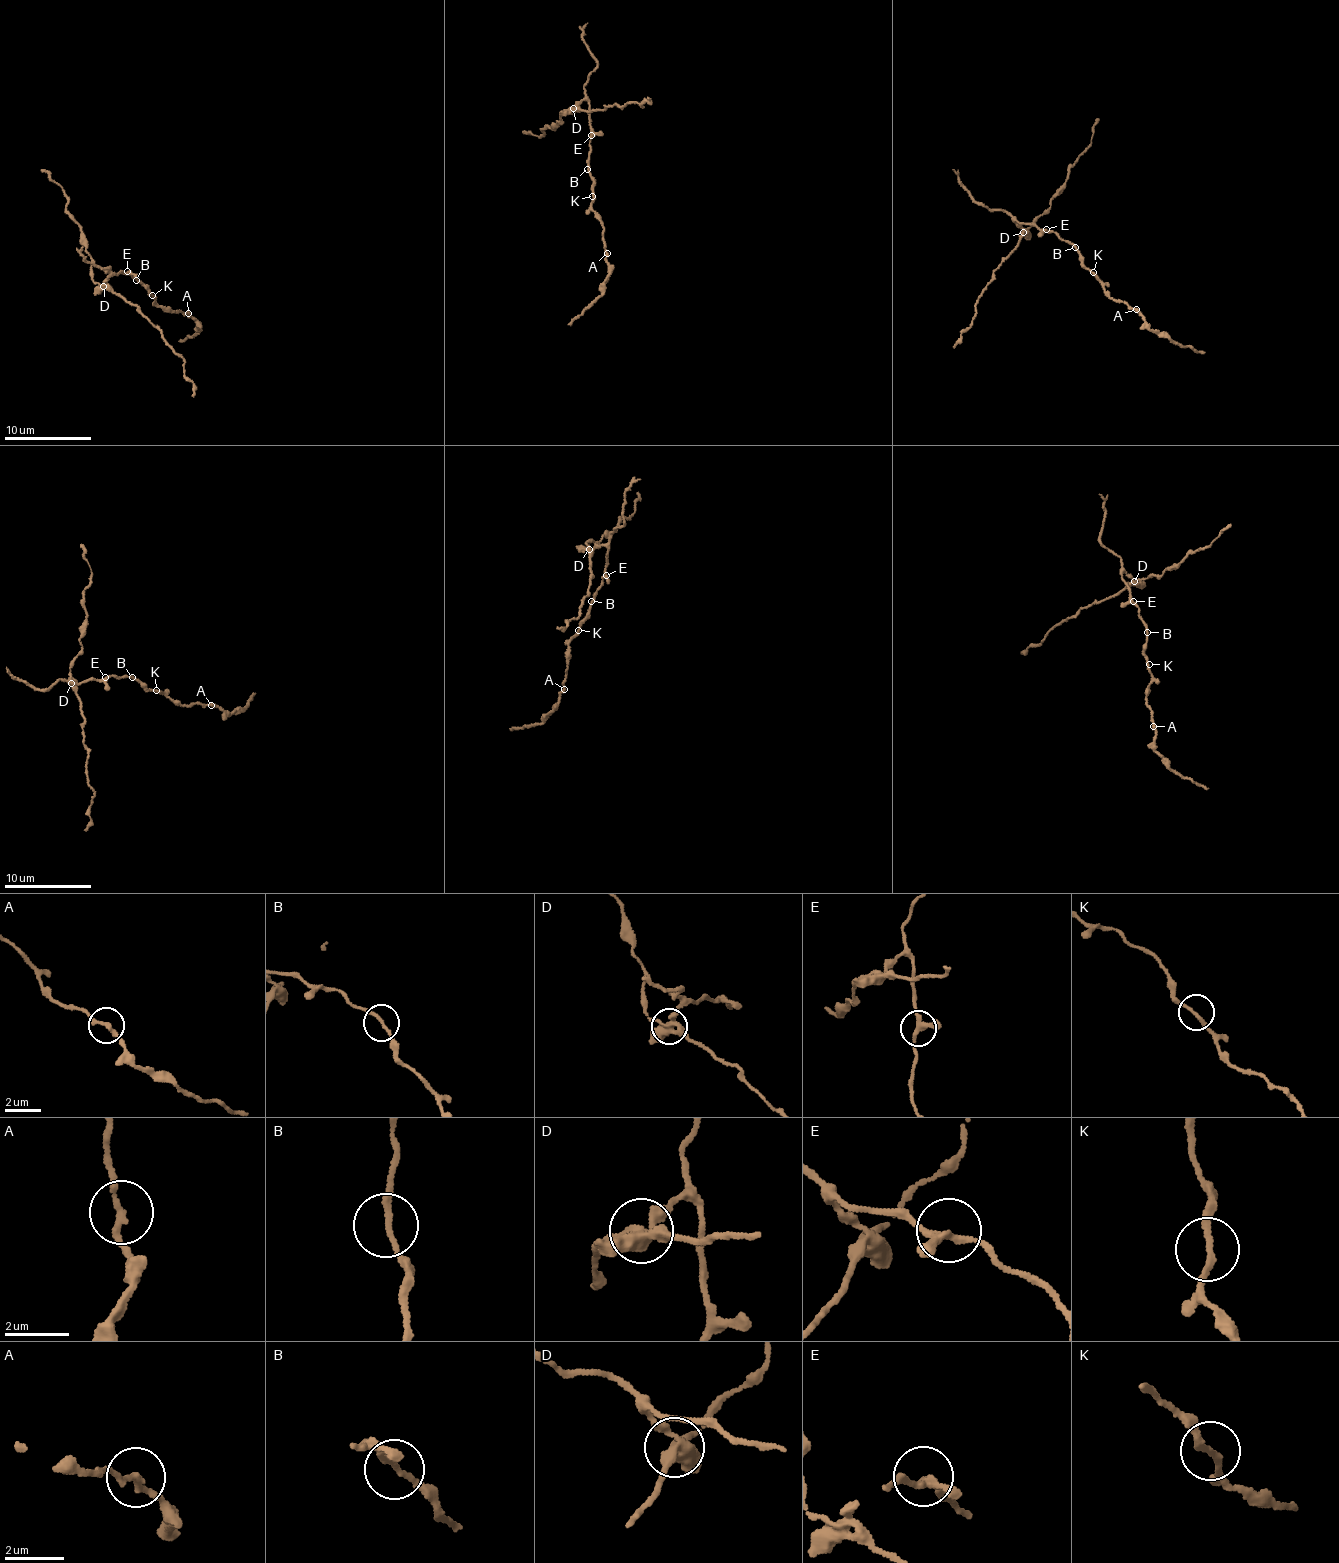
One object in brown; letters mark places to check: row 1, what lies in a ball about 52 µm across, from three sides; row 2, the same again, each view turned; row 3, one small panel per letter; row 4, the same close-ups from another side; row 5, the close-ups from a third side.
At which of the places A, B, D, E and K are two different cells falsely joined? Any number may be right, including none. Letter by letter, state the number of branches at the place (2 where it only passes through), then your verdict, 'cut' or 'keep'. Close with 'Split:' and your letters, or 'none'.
A: 2 branches meet; cut
B: 2 branches meet; keep
D: 4 branches meet; cut
E: 3 branches meet; keep
K: 2 branches meet; keep
Split: A, D

